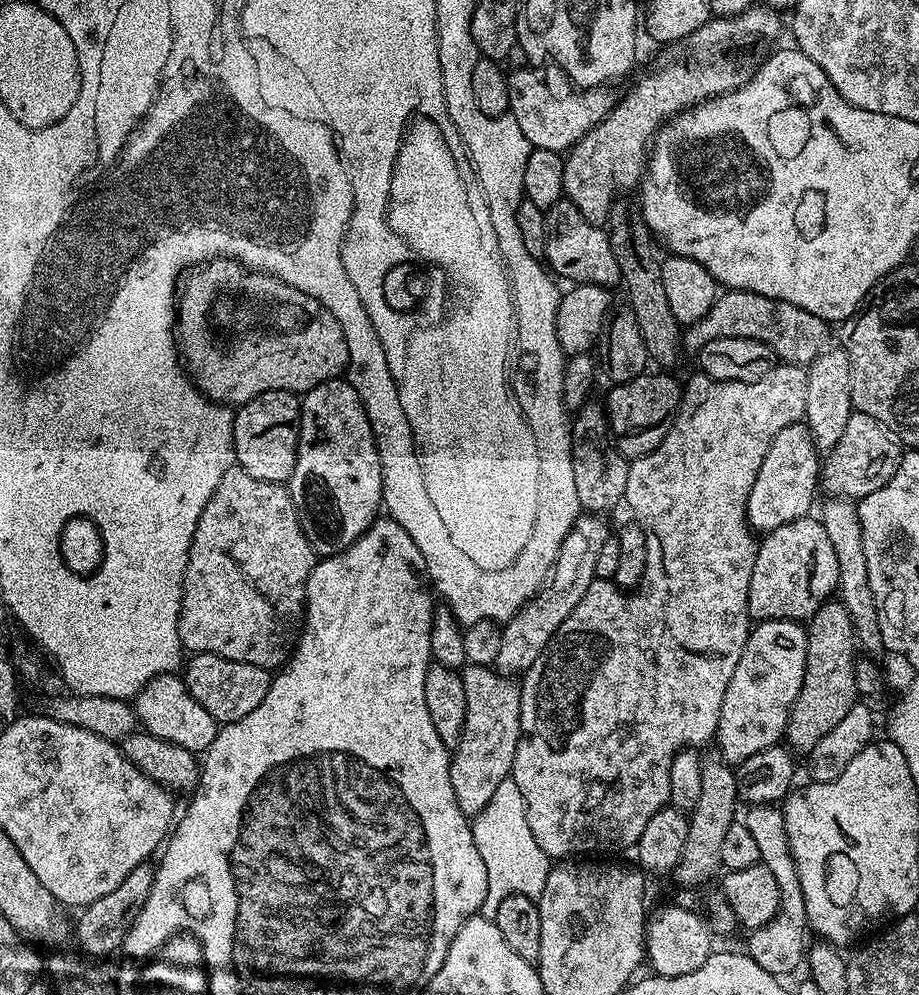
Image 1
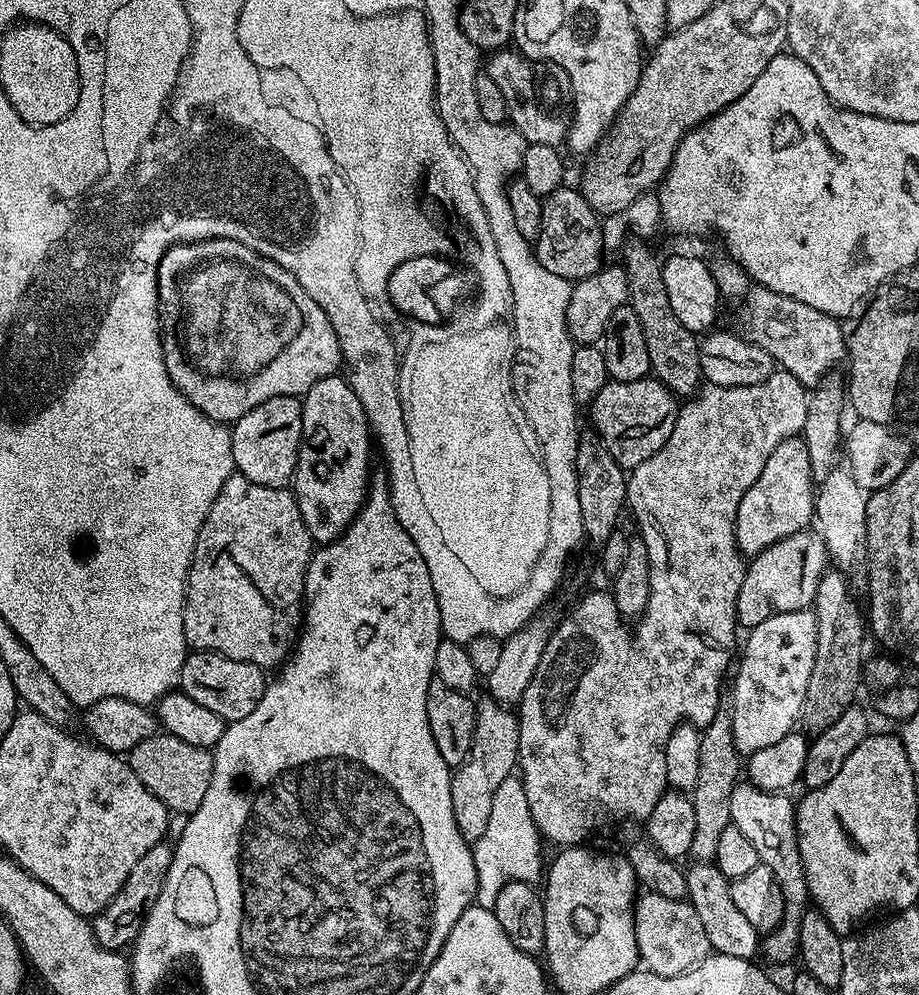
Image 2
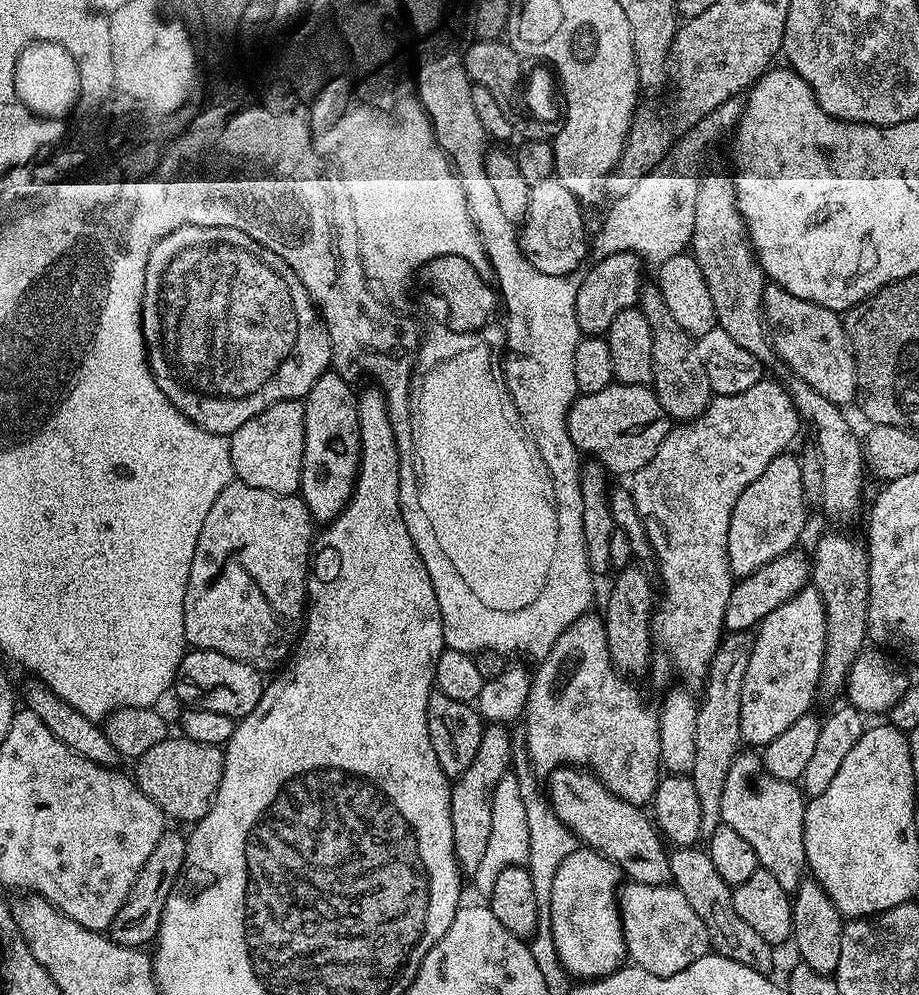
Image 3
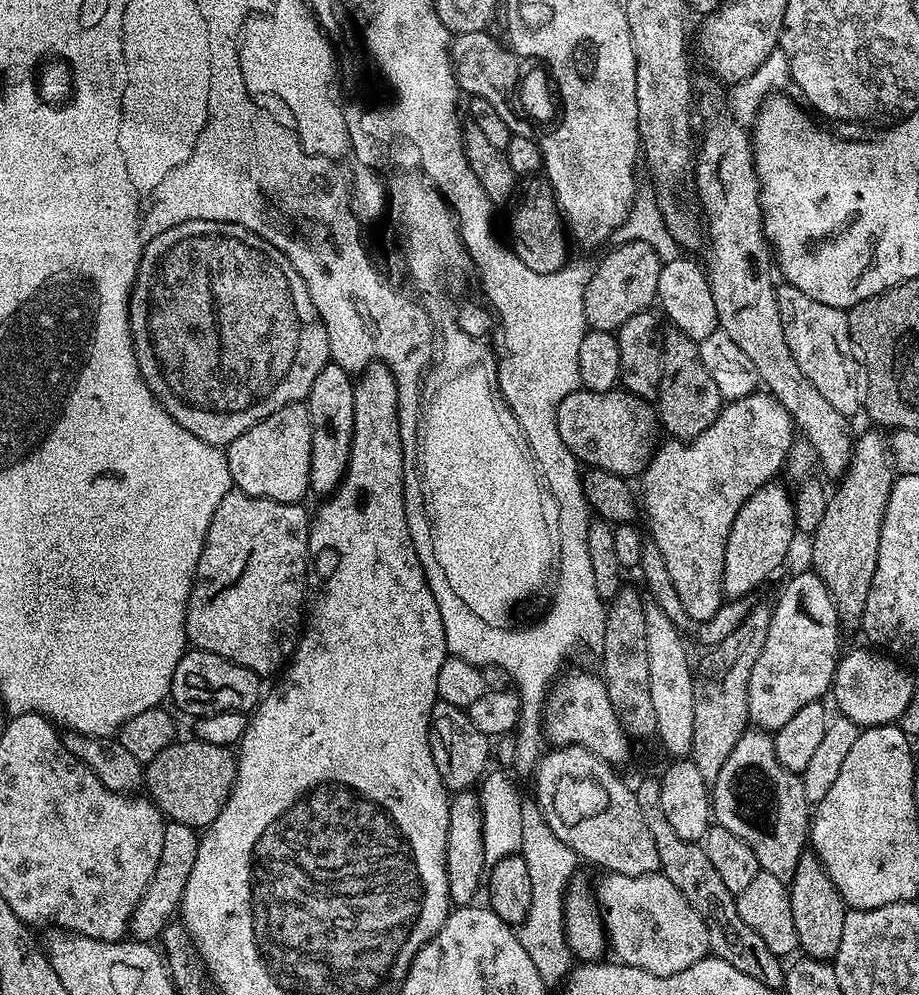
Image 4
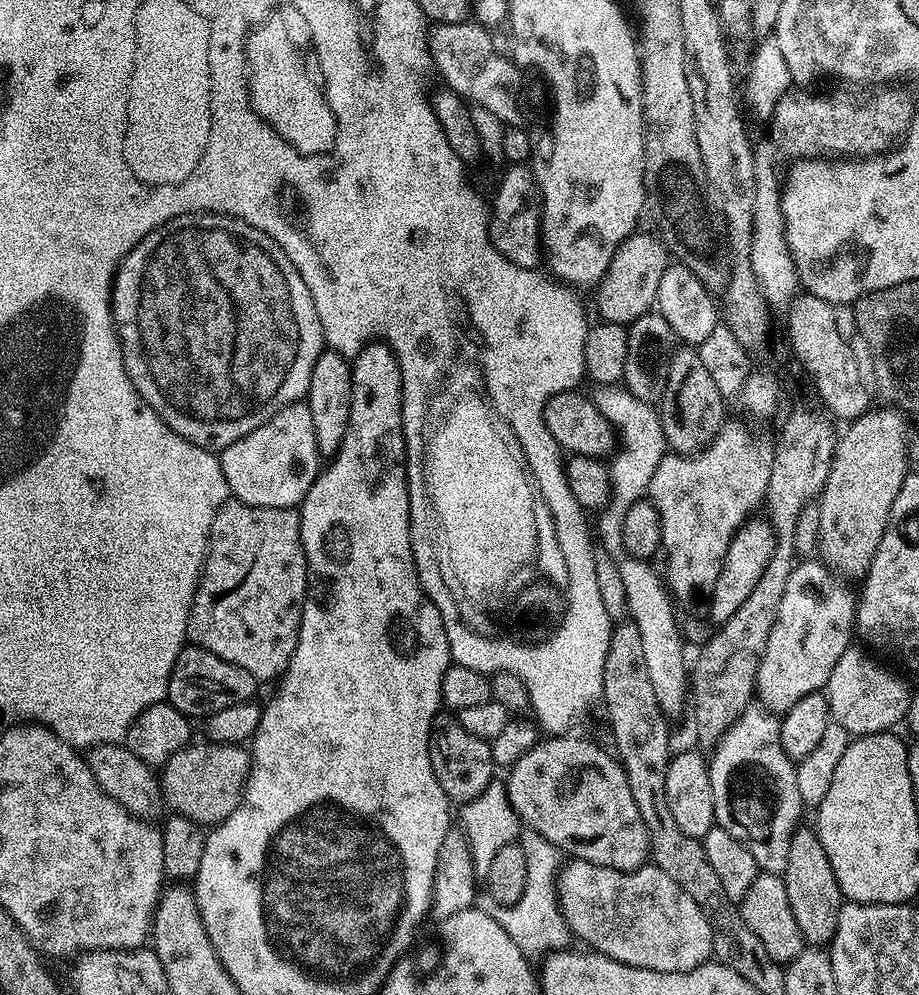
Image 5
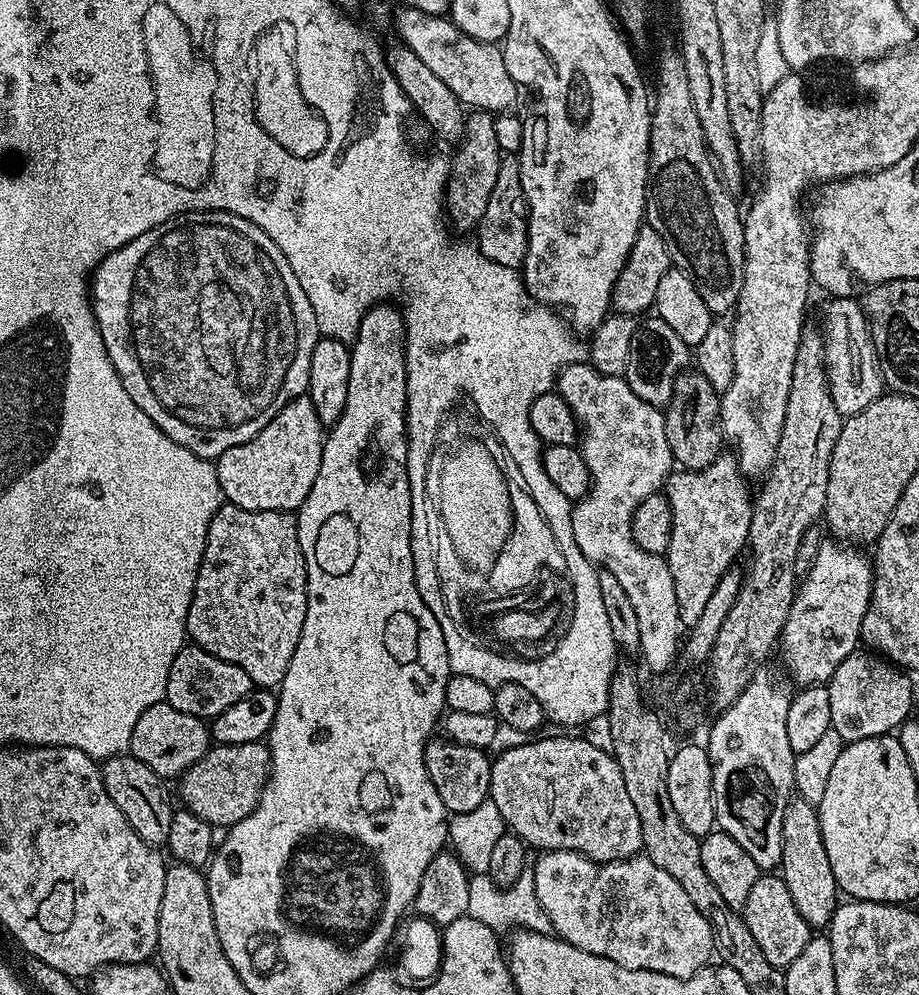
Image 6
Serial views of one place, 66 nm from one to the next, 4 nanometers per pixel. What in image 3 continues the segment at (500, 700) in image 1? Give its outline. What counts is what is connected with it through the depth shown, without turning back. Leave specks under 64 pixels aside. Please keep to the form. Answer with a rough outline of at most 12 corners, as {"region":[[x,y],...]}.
{"region":[[485,727],[451,785],[454,854],[475,877],[490,843],[494,786],[512,767],[511,735]]}

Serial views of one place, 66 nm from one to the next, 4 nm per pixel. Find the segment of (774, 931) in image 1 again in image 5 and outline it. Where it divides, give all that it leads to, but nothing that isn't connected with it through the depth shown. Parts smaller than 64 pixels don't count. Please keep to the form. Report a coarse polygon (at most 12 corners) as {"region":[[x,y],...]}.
{"region":[[749,706],[711,749],[716,824],[783,874],[806,812],[780,720]]}

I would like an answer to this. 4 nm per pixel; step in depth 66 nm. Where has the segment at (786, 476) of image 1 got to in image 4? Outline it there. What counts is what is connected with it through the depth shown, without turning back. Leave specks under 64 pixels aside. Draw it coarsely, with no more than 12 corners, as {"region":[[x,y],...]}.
{"region":[[769,482],[726,538],[727,599],[749,597],[797,539],[793,493]]}

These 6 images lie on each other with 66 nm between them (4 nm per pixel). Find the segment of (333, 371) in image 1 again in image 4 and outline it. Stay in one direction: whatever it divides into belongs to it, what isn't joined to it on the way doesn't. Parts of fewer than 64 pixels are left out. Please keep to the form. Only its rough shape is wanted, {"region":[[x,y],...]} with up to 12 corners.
{"region":[[241,224],[151,237],[138,370],[217,446],[307,401],[326,326]]}

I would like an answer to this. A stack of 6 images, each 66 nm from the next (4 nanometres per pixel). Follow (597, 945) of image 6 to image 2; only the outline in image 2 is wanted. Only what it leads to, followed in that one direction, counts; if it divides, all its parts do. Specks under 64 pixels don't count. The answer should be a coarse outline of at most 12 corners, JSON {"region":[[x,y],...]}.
{"region":[[645,891],[636,901],[640,964],[659,976],[710,955],[687,900]]}

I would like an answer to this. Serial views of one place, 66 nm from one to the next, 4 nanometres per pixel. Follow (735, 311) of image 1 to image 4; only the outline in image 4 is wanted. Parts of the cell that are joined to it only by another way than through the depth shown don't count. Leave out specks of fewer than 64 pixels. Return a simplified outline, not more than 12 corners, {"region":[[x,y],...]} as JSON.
{"region":[[776,284],[786,346],[846,417],[868,382],[845,309]]}

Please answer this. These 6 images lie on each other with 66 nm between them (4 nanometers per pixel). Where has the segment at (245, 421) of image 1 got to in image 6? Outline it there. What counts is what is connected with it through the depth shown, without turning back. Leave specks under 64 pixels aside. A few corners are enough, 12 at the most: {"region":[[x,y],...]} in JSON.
{"region":[[296,396],[216,457],[225,501],[295,513],[326,425]]}

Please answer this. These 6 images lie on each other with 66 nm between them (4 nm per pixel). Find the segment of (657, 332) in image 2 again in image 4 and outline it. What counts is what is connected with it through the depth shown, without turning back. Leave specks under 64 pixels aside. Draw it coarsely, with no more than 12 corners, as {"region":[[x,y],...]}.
{"region":[[667,331],[659,423],[690,441],[724,405],[699,343]]}

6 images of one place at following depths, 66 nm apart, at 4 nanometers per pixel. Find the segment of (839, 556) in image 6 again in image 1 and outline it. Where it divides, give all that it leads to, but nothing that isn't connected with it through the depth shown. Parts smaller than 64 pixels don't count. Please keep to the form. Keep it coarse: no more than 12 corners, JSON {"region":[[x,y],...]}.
{"region":[[761,620],[734,666],[714,737],[738,766],[781,743],[808,633]]}

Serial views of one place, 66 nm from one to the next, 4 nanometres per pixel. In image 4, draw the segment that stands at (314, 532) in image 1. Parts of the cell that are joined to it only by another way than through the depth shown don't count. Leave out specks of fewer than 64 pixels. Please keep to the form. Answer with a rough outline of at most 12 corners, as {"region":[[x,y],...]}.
{"region":[[329,362],[307,401],[313,493],[350,462],[354,380]]}

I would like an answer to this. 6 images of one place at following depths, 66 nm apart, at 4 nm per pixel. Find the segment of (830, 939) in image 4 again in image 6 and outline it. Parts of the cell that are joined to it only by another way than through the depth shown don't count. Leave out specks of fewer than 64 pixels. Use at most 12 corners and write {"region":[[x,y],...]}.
{"region":[[793,795],[784,877],[798,914],[827,929],[838,903],[817,805]]}

